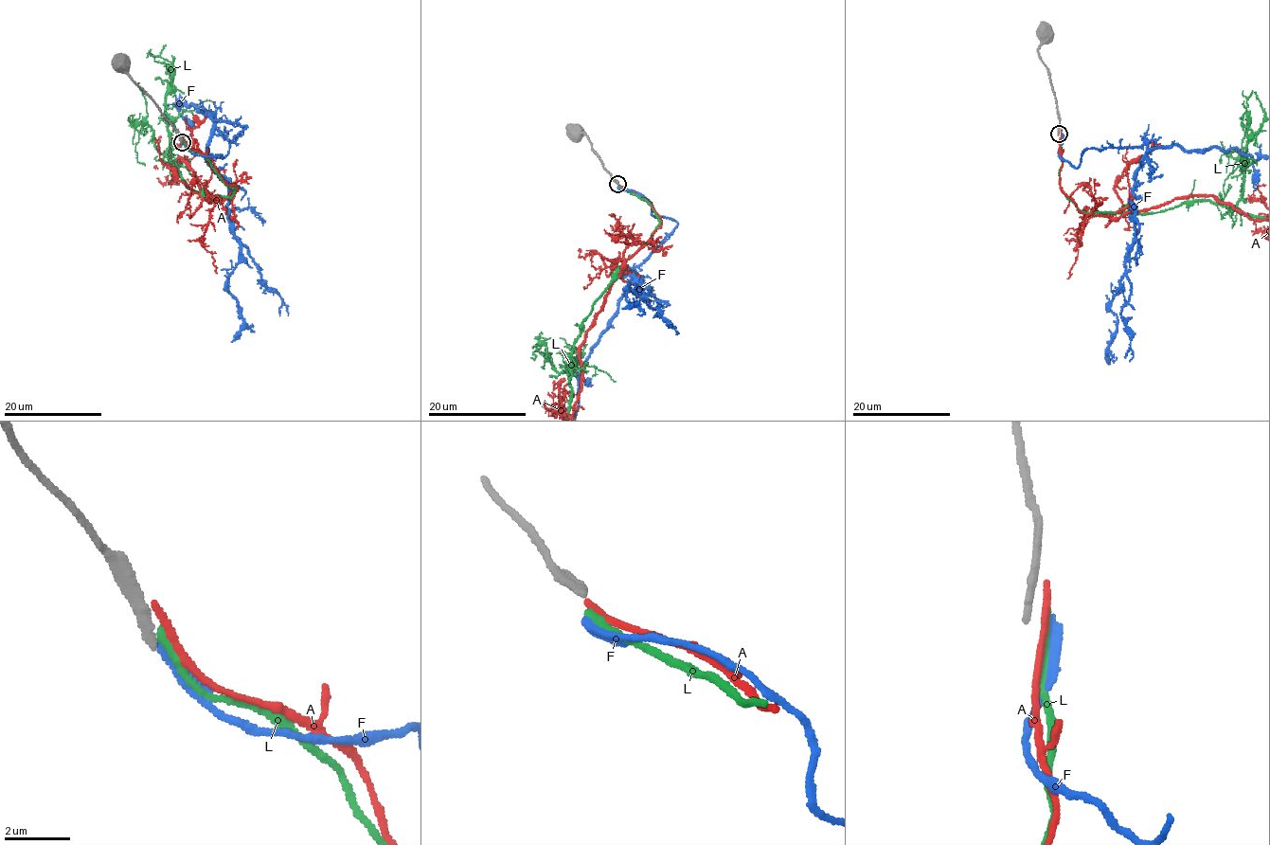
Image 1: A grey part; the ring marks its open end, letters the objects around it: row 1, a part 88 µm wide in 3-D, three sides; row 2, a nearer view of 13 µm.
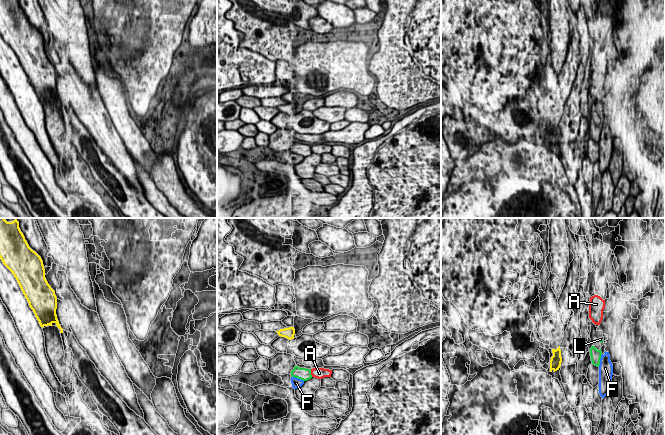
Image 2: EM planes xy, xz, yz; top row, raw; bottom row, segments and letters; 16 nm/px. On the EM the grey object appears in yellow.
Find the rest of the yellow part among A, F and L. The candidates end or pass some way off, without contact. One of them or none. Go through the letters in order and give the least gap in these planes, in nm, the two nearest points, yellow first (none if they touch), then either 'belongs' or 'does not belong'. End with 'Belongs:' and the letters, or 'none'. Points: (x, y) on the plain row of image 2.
A: 550 nm | xz (293, 114), (311, 145) | does not belong
F: 600 nm | xz (290, 115), (291, 153) | belongs
L: 440 nm | xz (290, 115), (295, 142) | does not belong
Belongs: F

